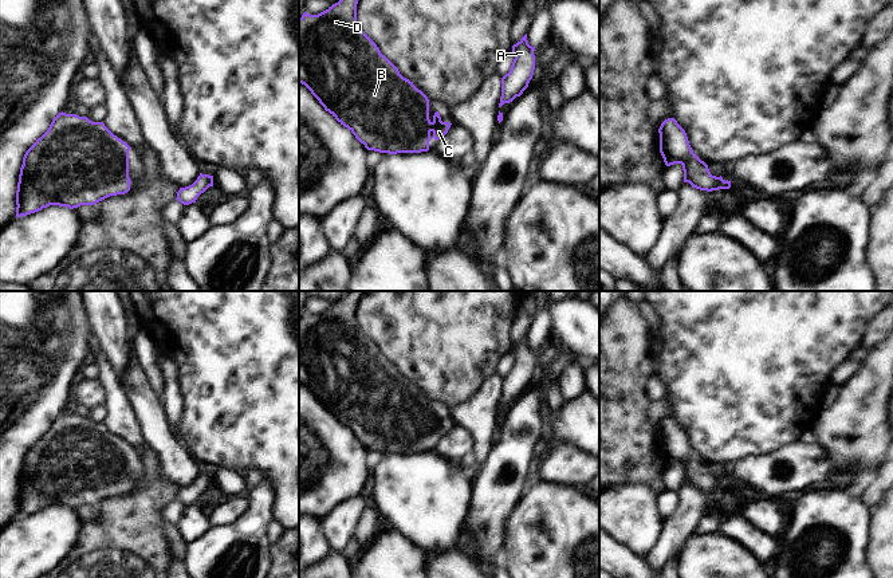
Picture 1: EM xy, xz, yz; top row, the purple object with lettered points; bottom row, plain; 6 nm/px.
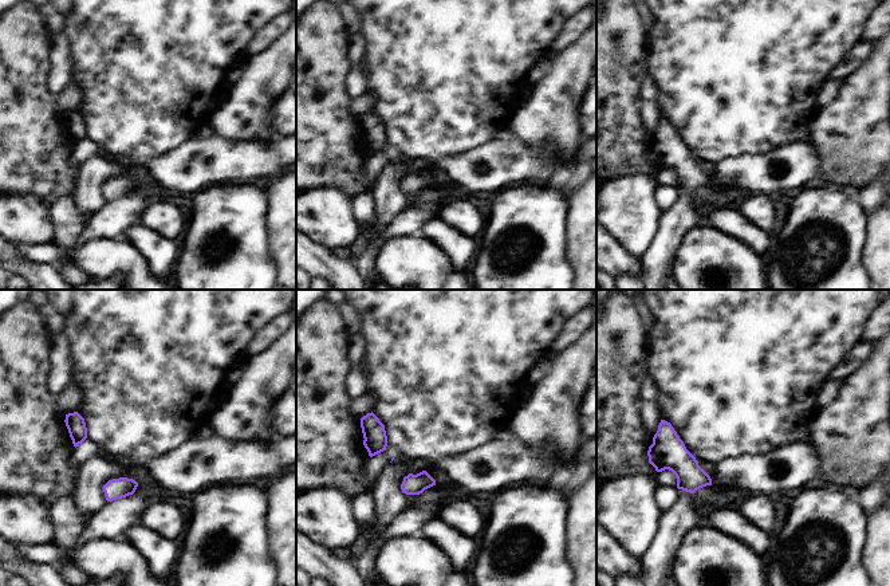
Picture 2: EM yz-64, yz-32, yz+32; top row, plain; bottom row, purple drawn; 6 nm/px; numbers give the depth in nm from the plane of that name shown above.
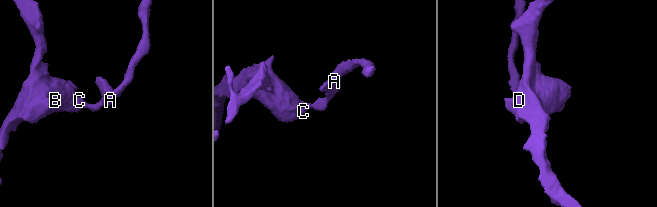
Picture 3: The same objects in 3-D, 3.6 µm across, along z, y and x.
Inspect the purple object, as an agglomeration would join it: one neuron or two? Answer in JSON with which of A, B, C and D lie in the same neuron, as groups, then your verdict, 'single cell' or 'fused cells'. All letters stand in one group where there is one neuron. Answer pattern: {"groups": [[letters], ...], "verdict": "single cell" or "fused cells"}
{"groups": [["A", "B", "C", "D"]], "verdict": "single cell"}

